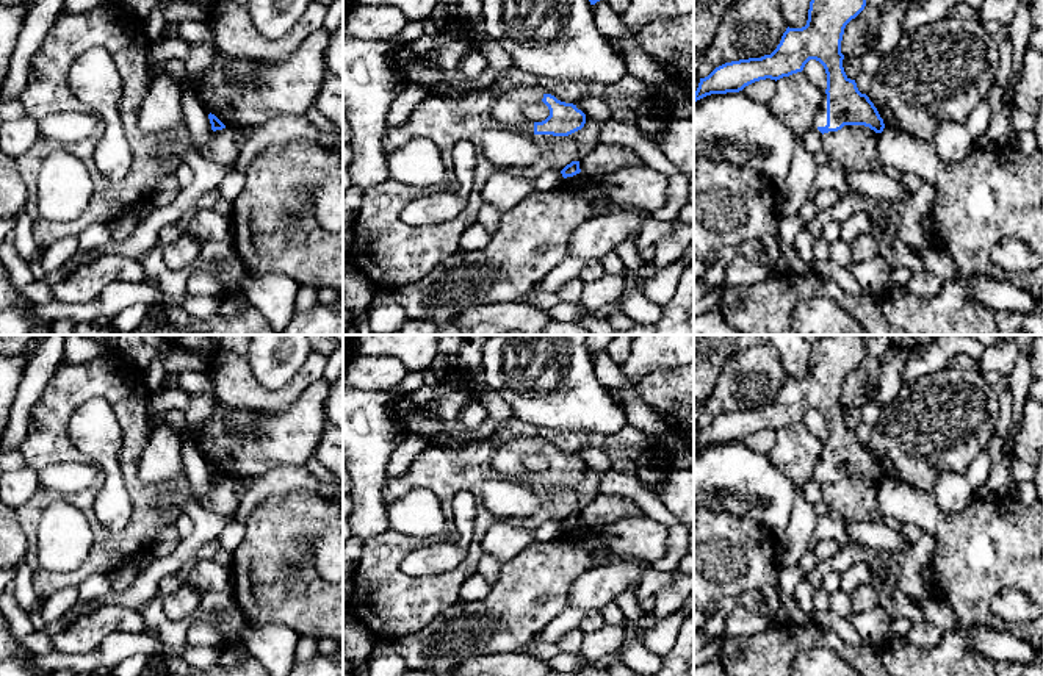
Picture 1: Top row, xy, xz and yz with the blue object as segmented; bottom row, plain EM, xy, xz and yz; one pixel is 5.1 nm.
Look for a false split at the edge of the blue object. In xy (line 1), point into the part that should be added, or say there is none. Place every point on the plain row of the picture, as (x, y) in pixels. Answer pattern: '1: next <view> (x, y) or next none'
1: next none

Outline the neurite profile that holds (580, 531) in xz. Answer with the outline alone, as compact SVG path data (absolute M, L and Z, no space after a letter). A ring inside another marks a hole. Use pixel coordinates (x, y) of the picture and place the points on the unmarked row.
M583 523L564 529L562 535L565 537L573 537L576 540L586 540L592 546L592 568L598 568L603 565L611 563L612 557L603 551L600 551L594 543L592 543L592 530L590 527L584 526Z

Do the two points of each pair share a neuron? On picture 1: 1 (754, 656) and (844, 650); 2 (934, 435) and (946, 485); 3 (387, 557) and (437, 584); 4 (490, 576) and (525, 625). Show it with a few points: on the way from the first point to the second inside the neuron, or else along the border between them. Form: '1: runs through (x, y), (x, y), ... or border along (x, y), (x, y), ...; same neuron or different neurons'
1: runs through (775, 648), (783, 640), (822, 640); same neuron
2: border along (963, 473), (943, 473), (931, 492); different neurons
3: runs through (393, 571), (407, 586), (423, 586); same neuron
4: border along (500, 565), (497, 581), (490, 587); different neurons

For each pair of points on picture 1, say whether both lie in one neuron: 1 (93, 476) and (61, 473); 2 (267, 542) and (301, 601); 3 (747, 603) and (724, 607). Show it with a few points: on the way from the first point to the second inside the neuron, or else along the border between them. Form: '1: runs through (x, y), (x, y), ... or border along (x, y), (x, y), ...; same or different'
1: runs through (85, 476), (69, 476); same
2: runs through (273, 556), (273, 571), (288, 587); same
3: runs through (741, 603), (730, 603); same

